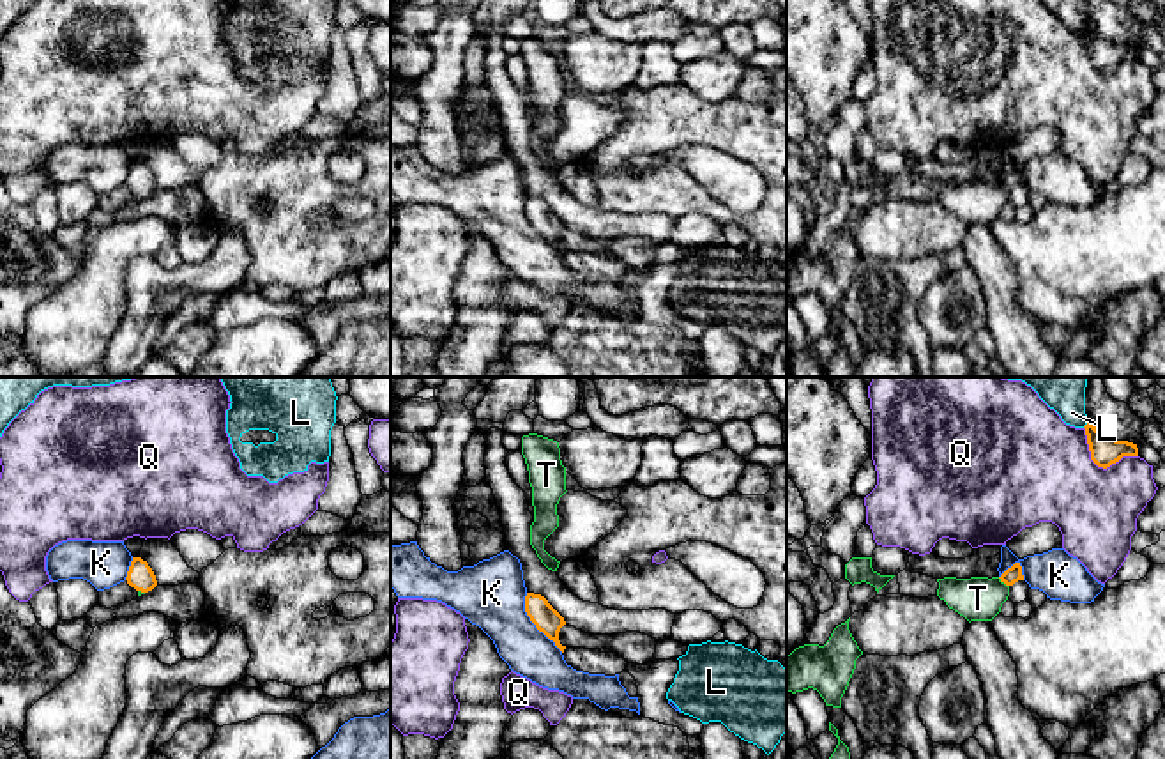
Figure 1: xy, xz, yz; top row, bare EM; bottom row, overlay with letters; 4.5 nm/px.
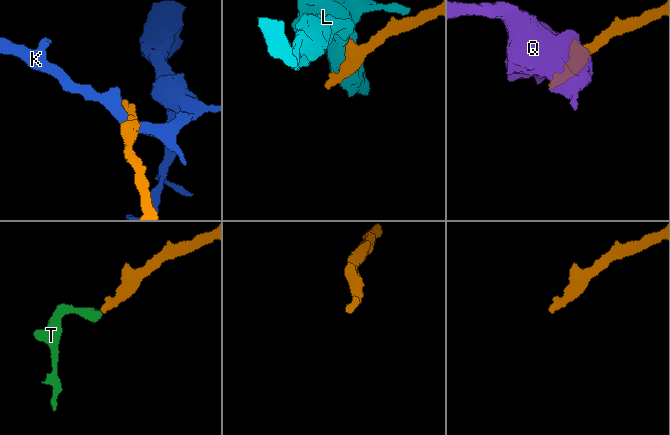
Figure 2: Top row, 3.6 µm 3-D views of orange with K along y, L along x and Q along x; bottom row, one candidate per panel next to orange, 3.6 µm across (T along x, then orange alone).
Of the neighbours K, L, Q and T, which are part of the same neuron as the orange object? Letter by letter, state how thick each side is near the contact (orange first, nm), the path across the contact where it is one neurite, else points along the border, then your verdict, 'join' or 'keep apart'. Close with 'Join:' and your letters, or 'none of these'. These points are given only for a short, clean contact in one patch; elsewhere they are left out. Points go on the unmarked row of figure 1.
K: 120/300 nm | along xz (525, 197), (525, 218), (563, 255) | keep apart
L: 130/130 nm | along yz (1088, 27), (1082, 30) | keep apart
Q: 130/440 nm | keep apart
T: 70/200 nm | across yz (1013, 177), (1003, 184), (989, 199), (978, 202) | join
Join: T

